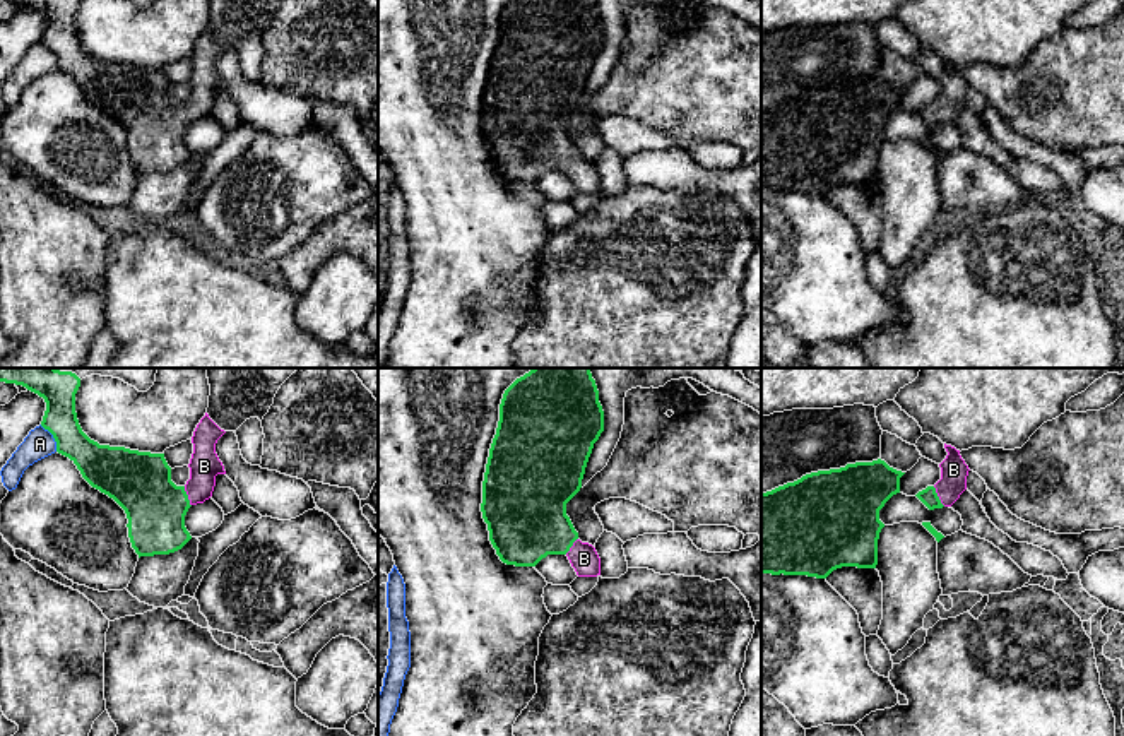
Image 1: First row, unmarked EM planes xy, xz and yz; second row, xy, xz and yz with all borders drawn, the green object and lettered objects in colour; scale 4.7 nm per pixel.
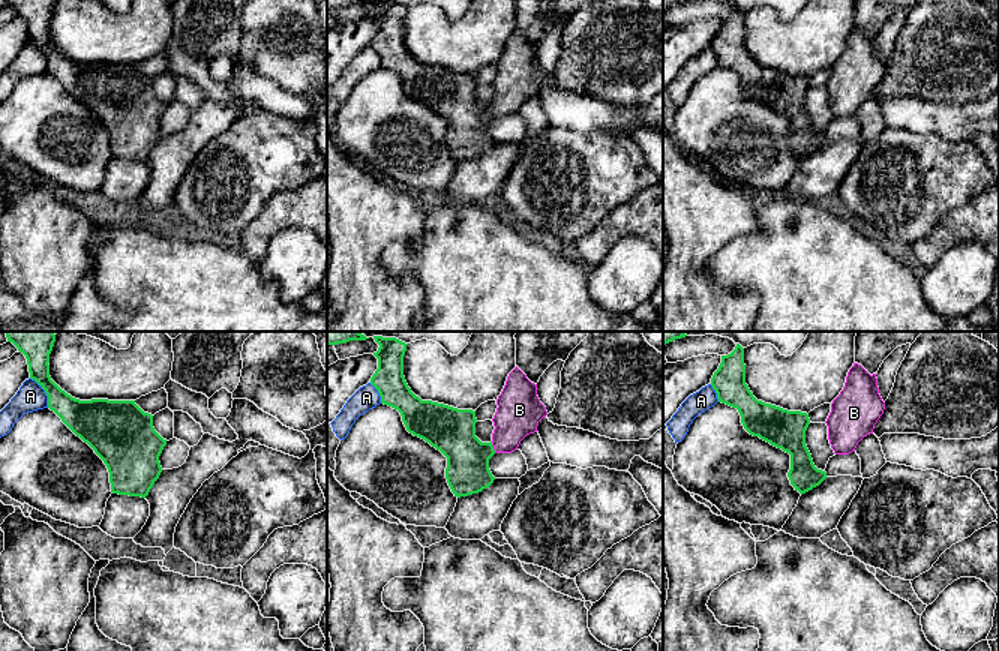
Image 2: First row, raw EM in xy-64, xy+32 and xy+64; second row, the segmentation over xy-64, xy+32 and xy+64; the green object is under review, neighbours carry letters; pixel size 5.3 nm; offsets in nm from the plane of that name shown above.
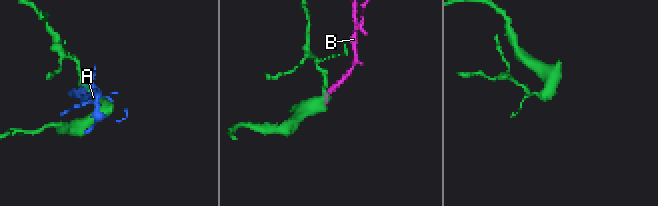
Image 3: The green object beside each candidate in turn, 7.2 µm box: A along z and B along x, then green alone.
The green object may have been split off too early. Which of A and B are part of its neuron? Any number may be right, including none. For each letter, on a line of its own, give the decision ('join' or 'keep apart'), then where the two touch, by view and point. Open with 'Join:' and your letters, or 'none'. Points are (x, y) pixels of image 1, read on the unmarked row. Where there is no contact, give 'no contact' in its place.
Join: B
A: keep apart; meets green in xy at (53, 53)
B: join; meets green in yz at (938, 113)

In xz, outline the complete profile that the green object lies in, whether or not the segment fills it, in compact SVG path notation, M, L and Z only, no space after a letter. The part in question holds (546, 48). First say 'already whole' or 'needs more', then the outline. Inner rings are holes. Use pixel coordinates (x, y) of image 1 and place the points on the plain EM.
needs more; M512 0L505 7L481 120L503 180L535 183L547 171L566 171L578 193L600 192L600 175L578 156L566 120L580 108L602 48L595 0Z

